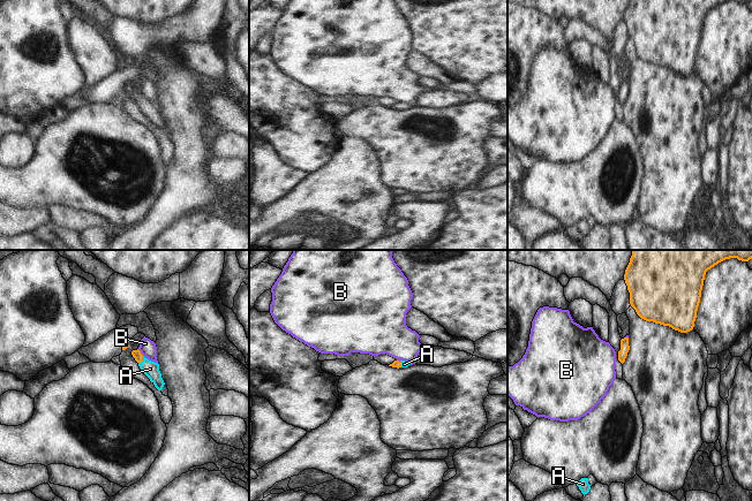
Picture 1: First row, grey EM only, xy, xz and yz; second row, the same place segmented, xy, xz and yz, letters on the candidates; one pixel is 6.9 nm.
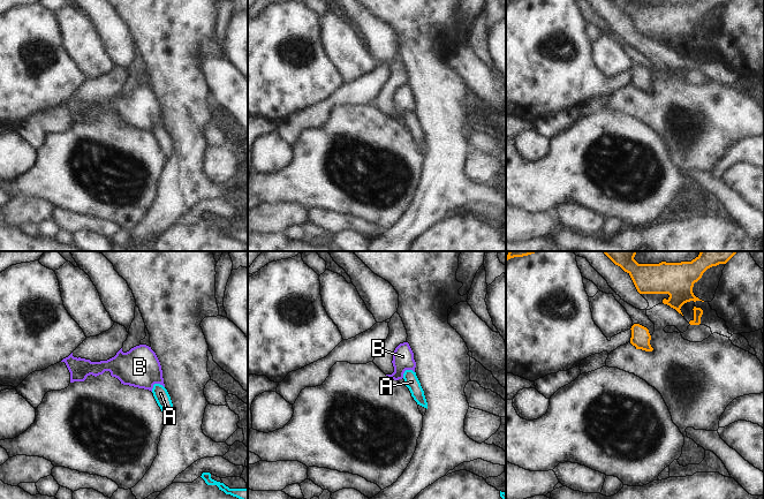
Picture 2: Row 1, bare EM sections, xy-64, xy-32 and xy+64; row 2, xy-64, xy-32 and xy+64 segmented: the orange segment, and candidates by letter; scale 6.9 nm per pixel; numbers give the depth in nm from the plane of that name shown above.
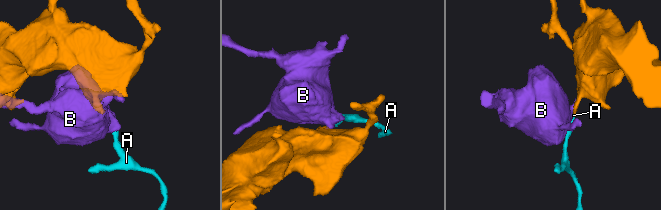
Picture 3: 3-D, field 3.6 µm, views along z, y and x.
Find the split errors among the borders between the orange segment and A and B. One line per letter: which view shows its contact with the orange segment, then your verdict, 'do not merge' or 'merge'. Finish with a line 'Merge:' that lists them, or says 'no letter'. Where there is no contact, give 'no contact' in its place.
A: xy | merge
B: xy | do not merge
Merge: A

